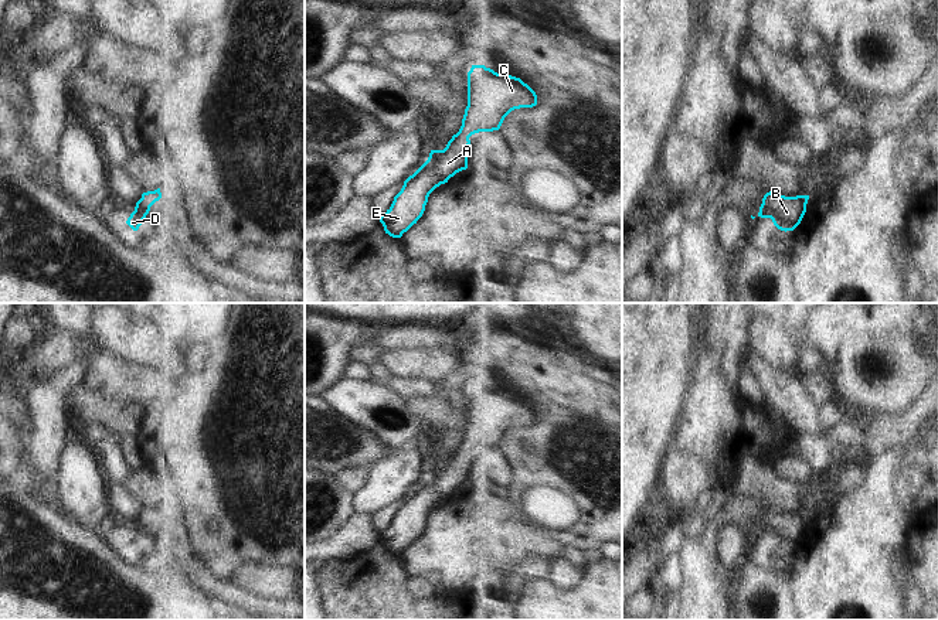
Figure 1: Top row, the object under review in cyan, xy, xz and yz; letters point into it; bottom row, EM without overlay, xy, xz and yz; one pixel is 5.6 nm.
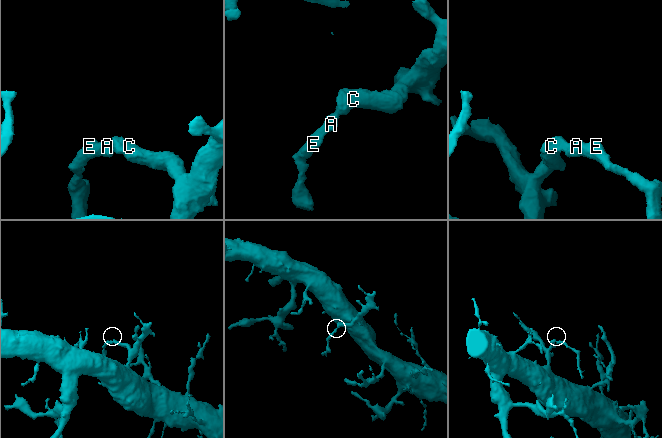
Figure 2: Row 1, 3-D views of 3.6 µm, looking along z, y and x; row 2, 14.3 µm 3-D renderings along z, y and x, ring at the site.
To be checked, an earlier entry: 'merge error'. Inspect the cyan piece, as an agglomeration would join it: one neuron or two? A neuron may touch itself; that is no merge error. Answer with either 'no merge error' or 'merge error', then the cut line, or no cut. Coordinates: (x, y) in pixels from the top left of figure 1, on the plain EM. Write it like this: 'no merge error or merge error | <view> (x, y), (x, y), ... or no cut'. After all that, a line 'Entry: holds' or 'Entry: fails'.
no merge error | no cut
Entry: fails

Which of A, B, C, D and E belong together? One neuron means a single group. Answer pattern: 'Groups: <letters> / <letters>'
Groups: A B C D E.

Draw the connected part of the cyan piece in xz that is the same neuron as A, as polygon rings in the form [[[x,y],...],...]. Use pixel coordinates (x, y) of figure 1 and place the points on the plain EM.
[[[472,382],[468,389],[468,423],[459,449],[443,467],[431,467],[428,477],[404,498],[391,524],[380,534],[385,551],[401,555],[422,534],[429,511],[468,486],[472,452],[499,447],[512,427],[536,422],[536,409],[520,395]]]

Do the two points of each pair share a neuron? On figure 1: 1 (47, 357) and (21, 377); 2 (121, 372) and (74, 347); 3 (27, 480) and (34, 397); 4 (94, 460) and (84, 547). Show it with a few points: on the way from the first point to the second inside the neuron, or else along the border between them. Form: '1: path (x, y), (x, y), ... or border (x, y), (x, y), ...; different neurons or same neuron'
1: path (41, 358), (27, 371); same neuron
2: border (101, 347), (88, 358); different neurons
3: path (41, 459), (43, 418); same neuron
4: border (58, 511), (89, 530), (112, 531); different neurons

